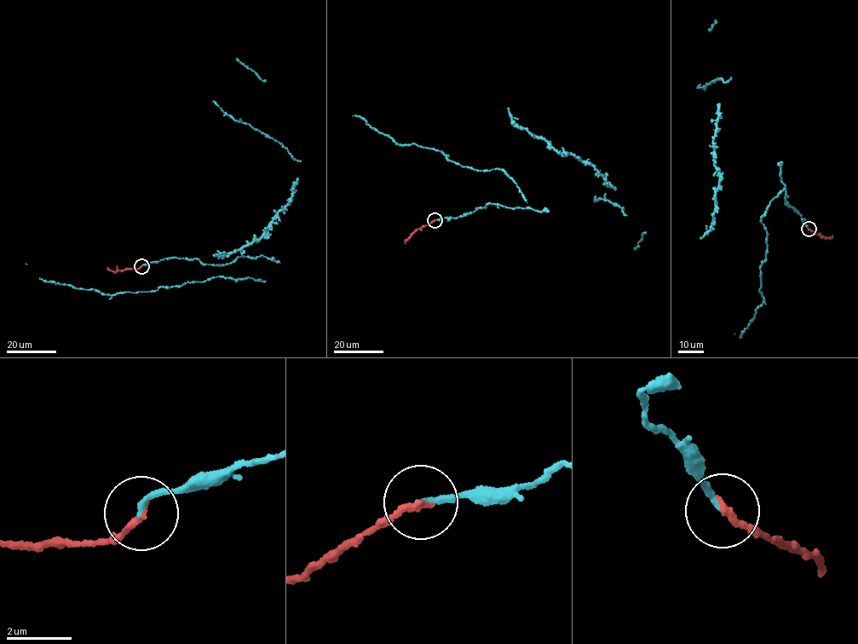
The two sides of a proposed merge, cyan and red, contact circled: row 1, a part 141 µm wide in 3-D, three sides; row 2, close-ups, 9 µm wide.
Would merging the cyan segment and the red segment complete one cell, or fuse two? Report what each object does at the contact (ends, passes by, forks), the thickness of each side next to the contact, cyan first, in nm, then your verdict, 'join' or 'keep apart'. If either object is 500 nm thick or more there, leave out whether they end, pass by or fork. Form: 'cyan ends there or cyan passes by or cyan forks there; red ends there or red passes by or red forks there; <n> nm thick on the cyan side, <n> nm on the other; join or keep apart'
cyan ends there; red ends there; 190 nm thick on the cyan side, 200 nm on the other; join

